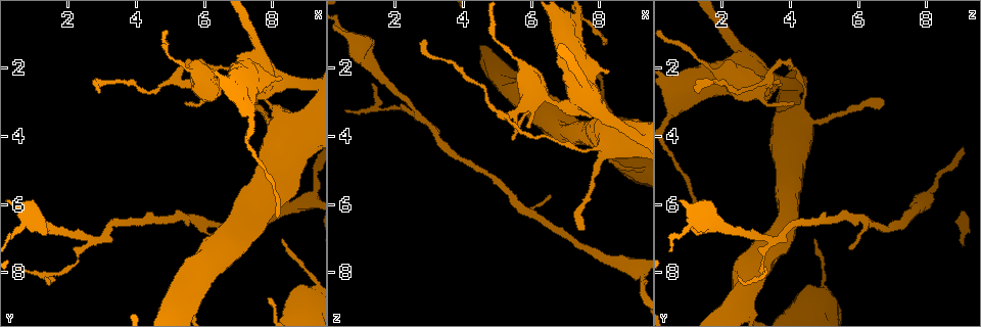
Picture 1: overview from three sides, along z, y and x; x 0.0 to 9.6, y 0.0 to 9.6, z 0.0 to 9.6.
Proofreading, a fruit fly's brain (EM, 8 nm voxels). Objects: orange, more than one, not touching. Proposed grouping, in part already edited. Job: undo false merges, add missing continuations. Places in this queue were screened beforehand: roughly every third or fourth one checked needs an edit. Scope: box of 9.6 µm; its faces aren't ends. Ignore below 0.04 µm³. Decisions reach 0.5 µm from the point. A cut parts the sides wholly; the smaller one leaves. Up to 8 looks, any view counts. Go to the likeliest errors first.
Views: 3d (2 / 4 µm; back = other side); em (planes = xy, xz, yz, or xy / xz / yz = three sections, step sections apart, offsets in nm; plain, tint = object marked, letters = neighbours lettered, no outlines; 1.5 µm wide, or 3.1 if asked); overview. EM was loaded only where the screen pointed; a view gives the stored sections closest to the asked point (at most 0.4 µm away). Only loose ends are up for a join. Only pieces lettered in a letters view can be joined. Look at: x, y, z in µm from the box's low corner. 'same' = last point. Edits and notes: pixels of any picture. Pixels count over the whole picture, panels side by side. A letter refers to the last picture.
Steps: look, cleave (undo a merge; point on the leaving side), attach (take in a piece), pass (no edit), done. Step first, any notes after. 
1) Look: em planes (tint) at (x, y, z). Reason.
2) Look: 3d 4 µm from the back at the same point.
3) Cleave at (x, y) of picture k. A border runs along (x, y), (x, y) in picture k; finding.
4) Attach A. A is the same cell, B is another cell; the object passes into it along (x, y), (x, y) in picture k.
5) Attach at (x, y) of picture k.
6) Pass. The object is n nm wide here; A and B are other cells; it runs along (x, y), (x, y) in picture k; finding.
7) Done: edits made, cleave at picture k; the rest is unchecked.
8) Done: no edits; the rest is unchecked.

Look: 3d 4 µm at (1.35, 8.20, 2.45). Thin end.

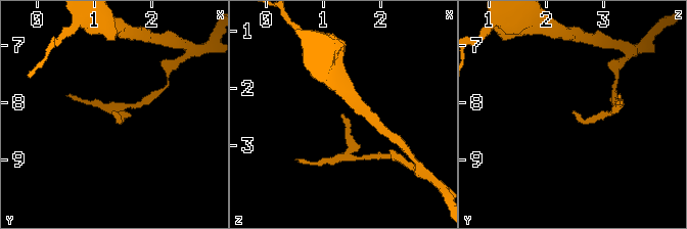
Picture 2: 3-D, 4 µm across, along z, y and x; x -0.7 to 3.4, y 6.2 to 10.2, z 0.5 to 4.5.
Look: em xy step 4 (tint) at (1.30, 8.10, 2.50).

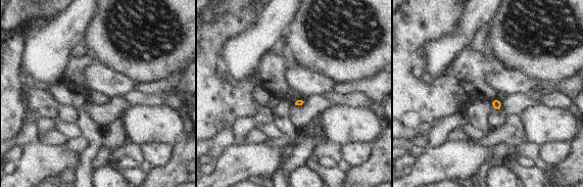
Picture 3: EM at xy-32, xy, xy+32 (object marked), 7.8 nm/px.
Look: em yz step 8 (letters) at the same point.

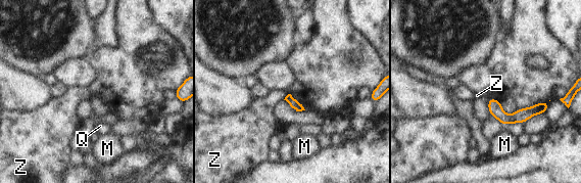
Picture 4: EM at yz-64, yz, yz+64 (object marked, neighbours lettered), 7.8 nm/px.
Pass. M, Q and Z are other cells; a border runs along (288, 94), (283, 99) in picture 4; none of them fits.

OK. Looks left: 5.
Look: em xz step 4 (tint) at (2.90, 2.70, 1.30). Branch stops here.

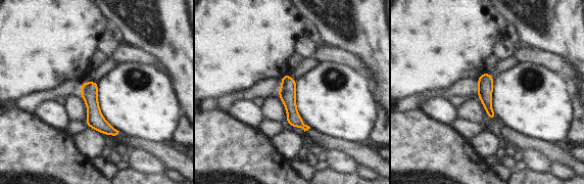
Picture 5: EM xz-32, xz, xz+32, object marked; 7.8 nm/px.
Look: em planes (letters) at the same point.

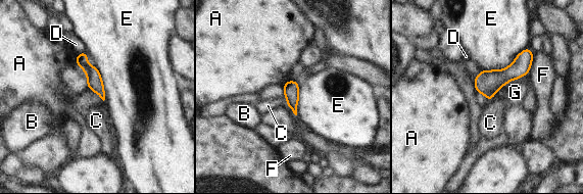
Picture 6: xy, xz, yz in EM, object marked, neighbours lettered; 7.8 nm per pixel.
Pass. The object is 130 nm wide here; A, B, C, D, E, F and G are other cells; it runs along (530, 52), (508, 74), (478, 90) in picture 6; none of them fits.

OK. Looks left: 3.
Look: 3d 4 µm at (7.85, 8.80, 2.15). Thin end.

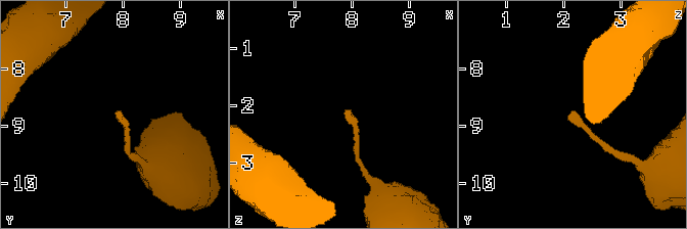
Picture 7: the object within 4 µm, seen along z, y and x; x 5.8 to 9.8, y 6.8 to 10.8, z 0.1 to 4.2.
Look: em planes (tint) at (7.90, 8.80, 2.10).

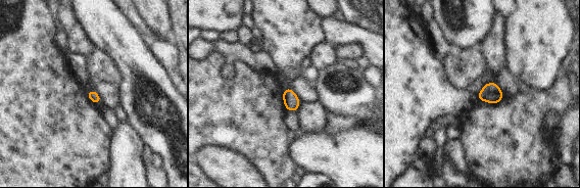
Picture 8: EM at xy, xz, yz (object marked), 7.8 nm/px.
Look: em planes (letters) at the same point. What lies round it.

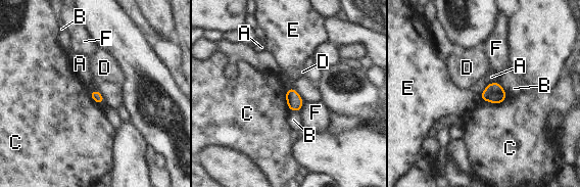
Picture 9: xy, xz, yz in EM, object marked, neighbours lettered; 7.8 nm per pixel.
Pass. A, B, C, D, E and F are other cells; a border runs along (506, 95), (498, 103), (481, 100) in picture 9; no lettered piece goes on from it.

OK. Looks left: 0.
Done: no edits; the rest is unchecked.

